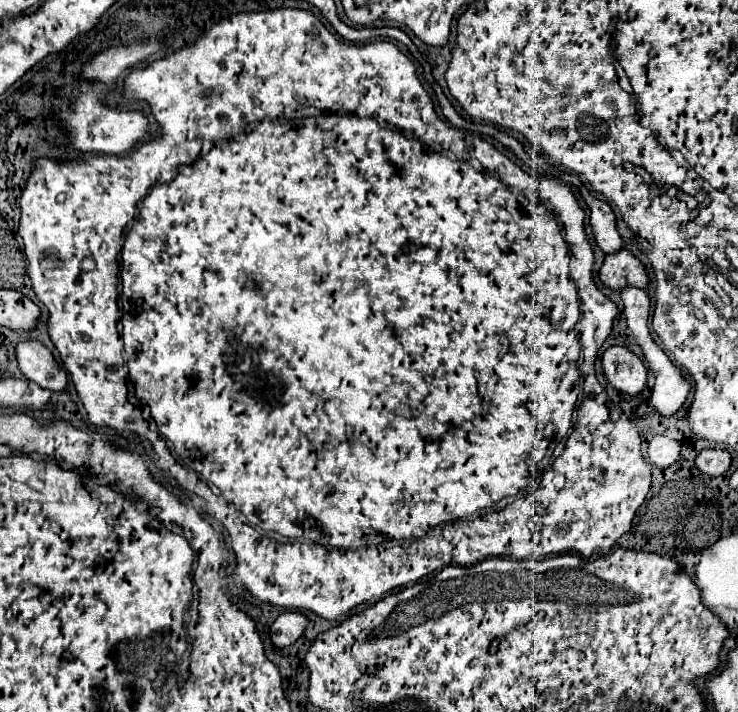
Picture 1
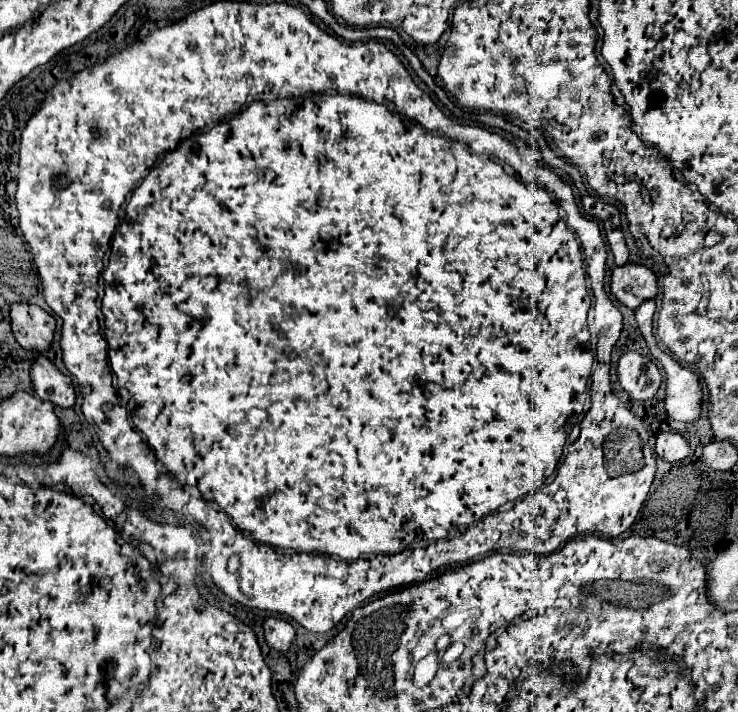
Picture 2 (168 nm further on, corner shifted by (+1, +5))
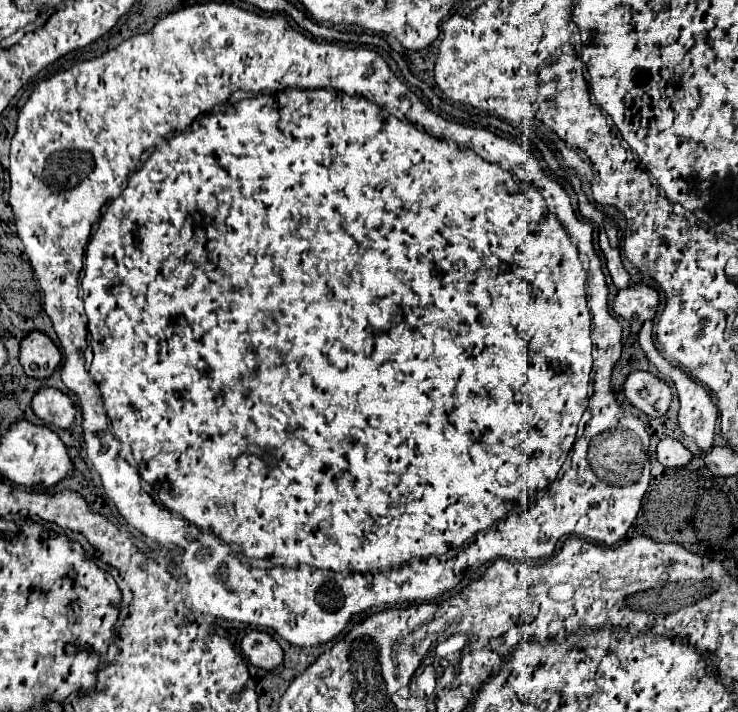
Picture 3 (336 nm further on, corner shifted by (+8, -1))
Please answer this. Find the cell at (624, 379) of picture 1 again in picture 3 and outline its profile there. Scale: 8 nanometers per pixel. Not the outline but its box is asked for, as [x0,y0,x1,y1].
[624,370,672,418]

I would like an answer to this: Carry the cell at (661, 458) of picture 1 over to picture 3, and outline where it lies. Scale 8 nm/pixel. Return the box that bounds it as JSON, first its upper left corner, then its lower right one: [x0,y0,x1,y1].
[656,438,692,468]

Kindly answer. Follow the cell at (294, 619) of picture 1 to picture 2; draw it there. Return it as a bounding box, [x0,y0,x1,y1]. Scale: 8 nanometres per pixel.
[263,618,295,652]

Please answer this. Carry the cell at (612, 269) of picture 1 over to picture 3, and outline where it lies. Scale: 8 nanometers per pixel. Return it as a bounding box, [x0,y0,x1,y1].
[614,284,658,332]

